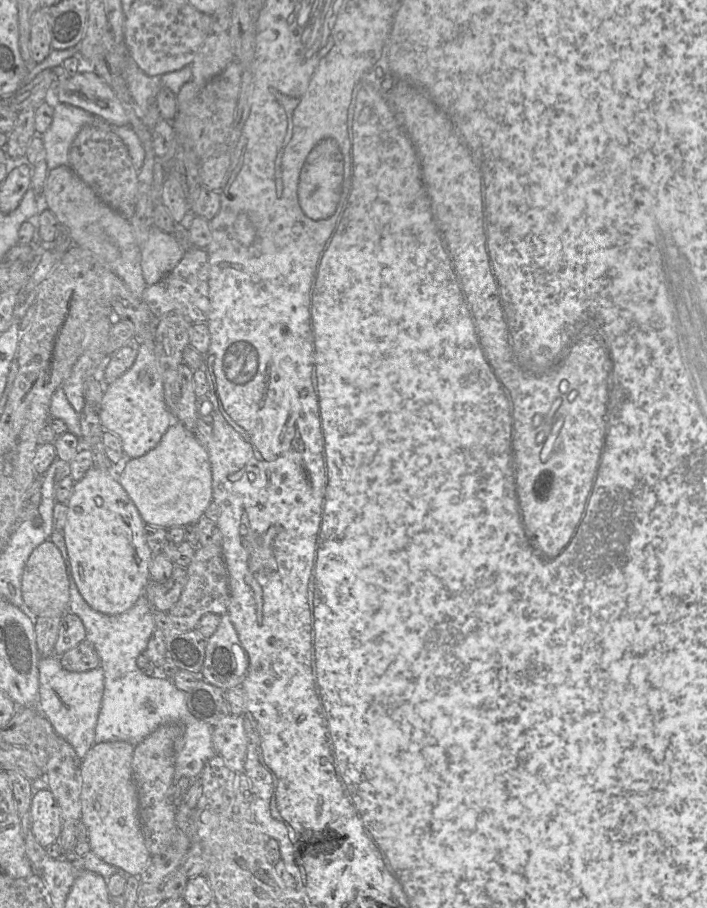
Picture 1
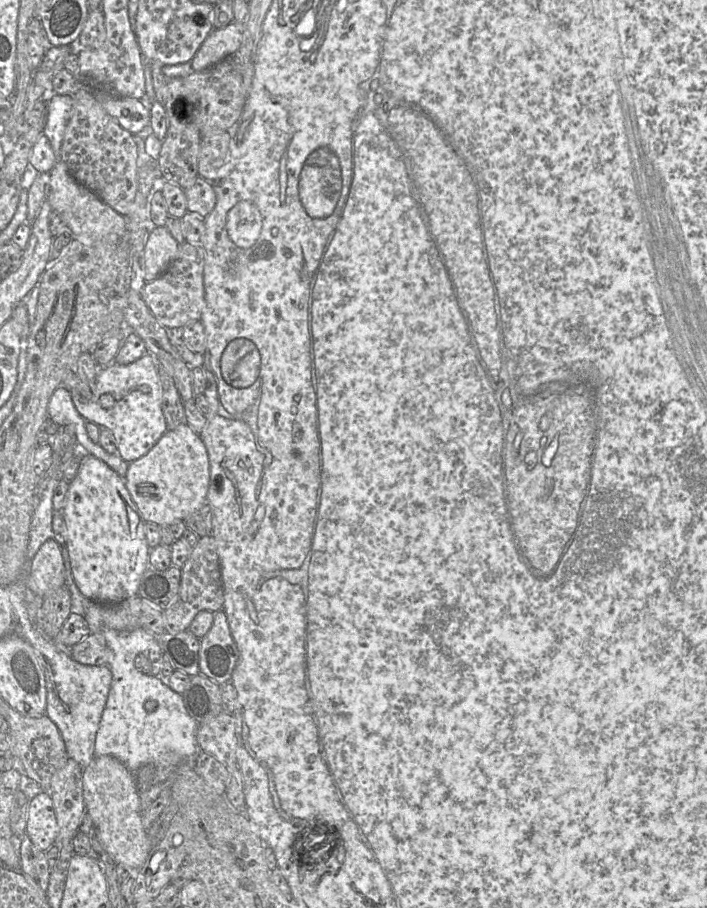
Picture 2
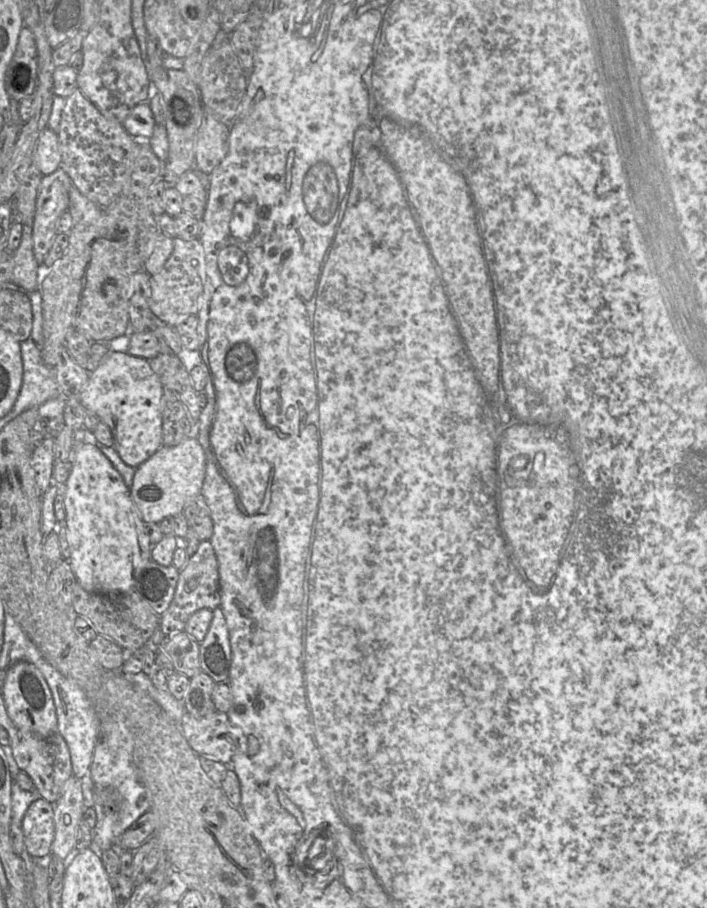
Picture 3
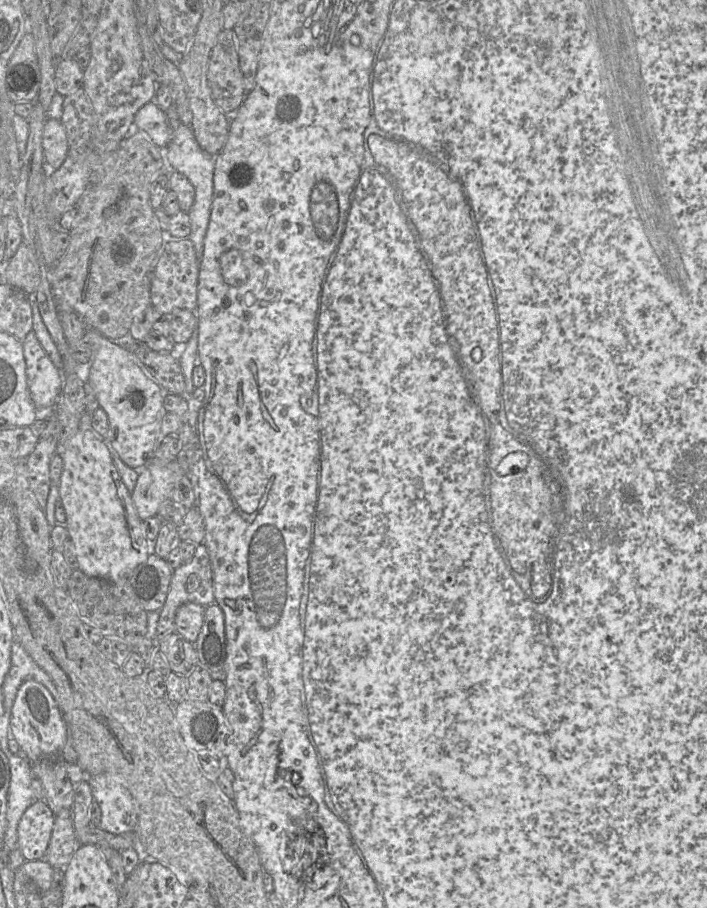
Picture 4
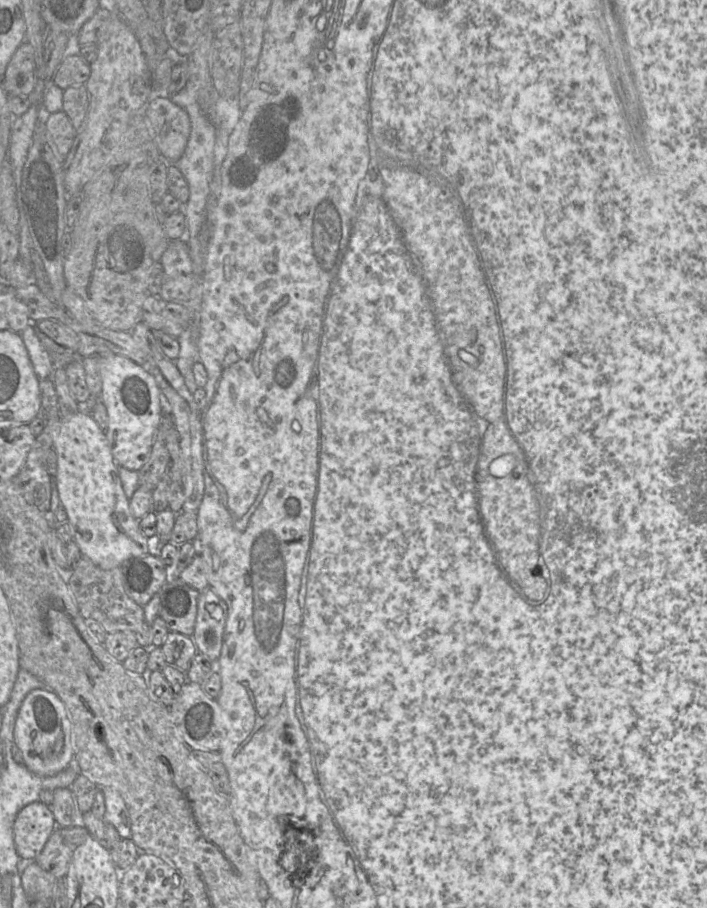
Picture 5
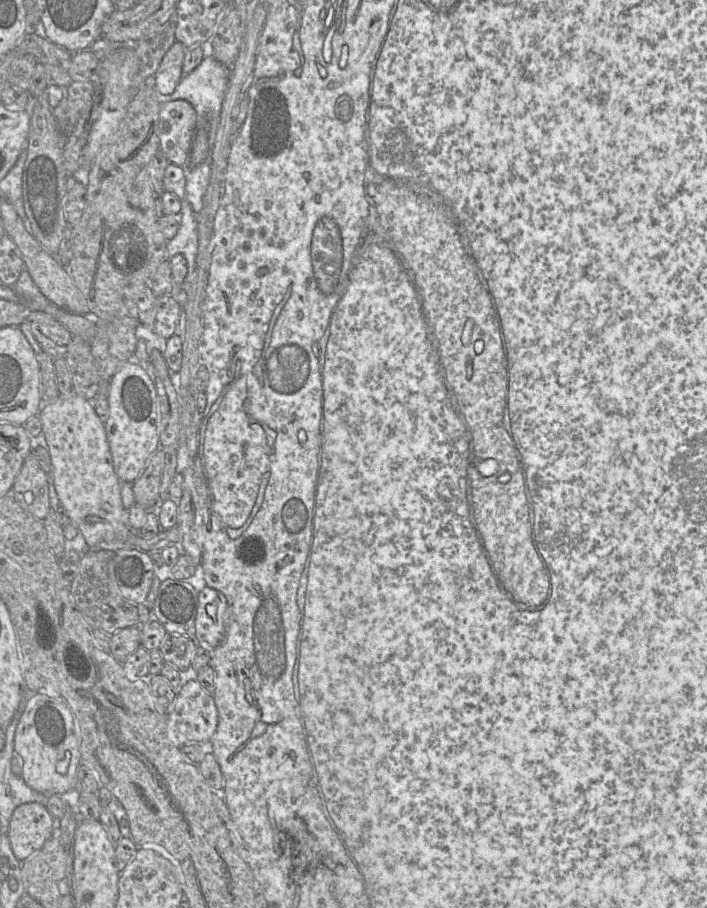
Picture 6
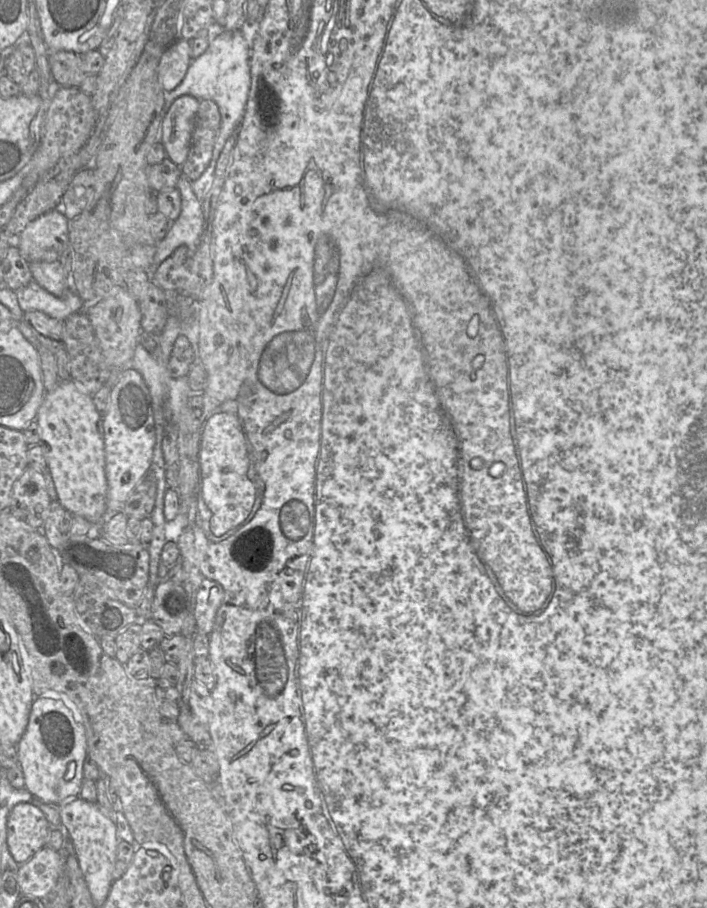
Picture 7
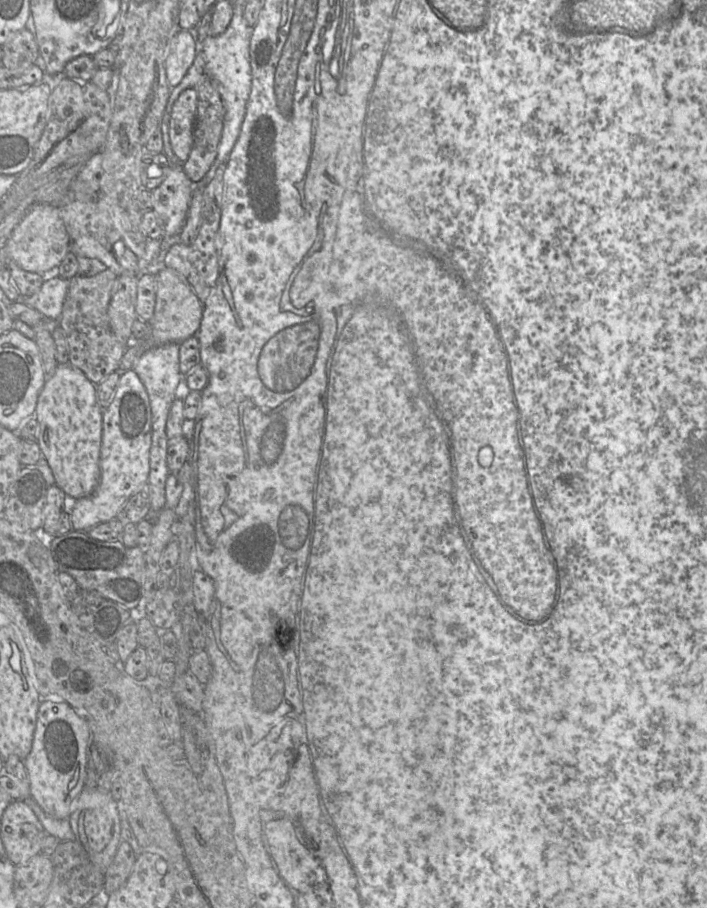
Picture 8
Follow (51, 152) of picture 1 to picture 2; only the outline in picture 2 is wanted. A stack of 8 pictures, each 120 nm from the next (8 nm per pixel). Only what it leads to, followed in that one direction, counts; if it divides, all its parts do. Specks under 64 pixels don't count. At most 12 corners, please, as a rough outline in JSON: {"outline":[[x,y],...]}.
{"outline":[[48,95],[48,138],[58,159],[72,116],[71,95]]}

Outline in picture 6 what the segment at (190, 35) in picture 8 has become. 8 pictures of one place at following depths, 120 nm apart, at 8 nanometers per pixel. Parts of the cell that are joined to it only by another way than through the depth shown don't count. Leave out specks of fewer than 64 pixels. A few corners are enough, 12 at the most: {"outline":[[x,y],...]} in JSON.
{"outline":[[175,41],[155,75],[155,89],[163,96],[181,81],[187,48]]}

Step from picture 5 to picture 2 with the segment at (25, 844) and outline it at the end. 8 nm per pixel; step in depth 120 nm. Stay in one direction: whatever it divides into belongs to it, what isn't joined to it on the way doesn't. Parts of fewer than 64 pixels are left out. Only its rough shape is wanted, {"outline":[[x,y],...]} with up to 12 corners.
{"outline":[[48,791],[30,801],[26,834],[44,852],[58,843]]}

